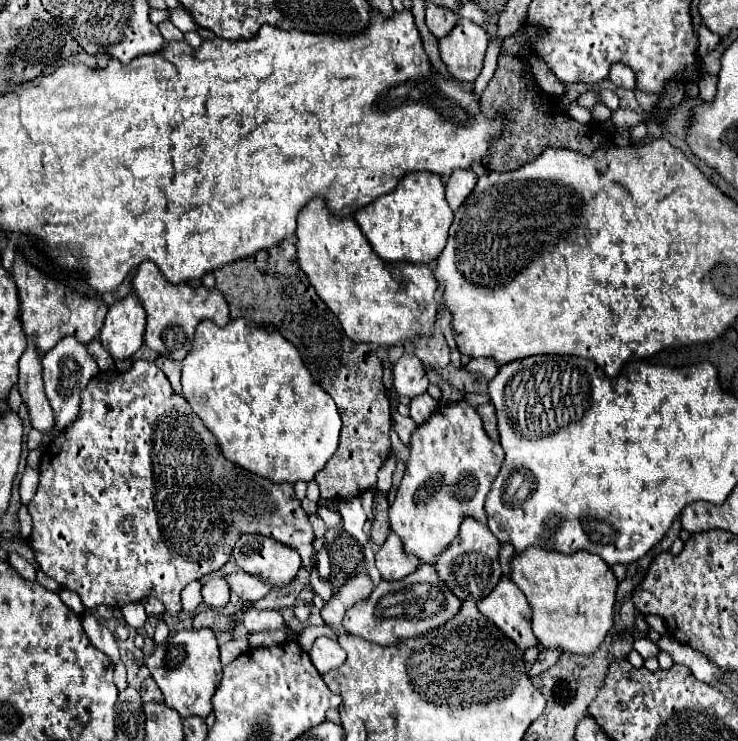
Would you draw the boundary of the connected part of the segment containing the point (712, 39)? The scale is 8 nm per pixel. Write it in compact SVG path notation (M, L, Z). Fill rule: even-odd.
M705 25L699 27L699 55L707 55L709 51L715 49L715 45L721 41L721 37L717 37L717 33L709 31Z

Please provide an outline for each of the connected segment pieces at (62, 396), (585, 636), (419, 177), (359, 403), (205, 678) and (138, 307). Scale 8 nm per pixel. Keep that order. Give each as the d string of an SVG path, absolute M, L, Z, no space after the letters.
M63 337L53 349L49 349L43 355L43 381L45 381L45 393L51 401L51 407L55 411L57 417L57 425L53 429L53 433L45 435L39 433L37 429L31 429L27 435L27 449L33 451L39 447L39 443L43 441L51 441L59 431L63 431L65 427L69 427L69 423L75 421L77 411L79 411L79 393L85 389L85 385L91 381L91 377L95 377L99 373L97 361L95 357L87 351L87 345L79 343L75 337Z
M527 547L515 553L511 559L509 579L523 591L531 605L531 629L537 641L545 649L563 649L569 653L593 655L613 627L613 603L617 591L617 579L613 577L607 563L589 551L575 551L573 555L561 555L557 551L545 551L543 547Z
M411 173L399 181L399 185L387 193L375 199L373 203L361 207L361 211L355 213L355 219L363 231L363 235L373 245L373 251L385 259L385 261L411 261L411 263L433 263L441 249L447 243L447 231L453 221L453 211L447 205L445 199L445 185L441 183L441 177L437 173Z
M285 239L271 249L257 251L251 257L225 265L225 267L213 271L213 275L217 281L215 287L225 295L225 299L229 303L231 317L233 319L245 317L247 321L251 321L255 325L279 331L287 341L291 341L299 349L303 363L311 371L313 379L331 395L331 399L339 407L339 415L343 419L339 447L333 453L333 457L327 461L327 465L315 475L315 481L321 489L321 499L339 501L339 499L345 499L351 495L359 495L367 489L373 489L377 485L377 471L391 451L391 441L387 435L391 429L391 407L389 407L389 399L385 395L385 387L381 381L383 365L381 365L377 353L373 351L373 347L367 343L355 343L345 335L339 319L319 299L319 295L307 281L307 275L301 271L299 261L297 261L297 249L295 249L293 241Z
M189 629L169 635L165 643L157 645L151 657L145 659L155 683L165 695L165 705L175 709L181 717L207 717L211 709L211 697L221 683L221 663L219 663L219 645L211 629Z
M135 293L113 303L107 311L99 341L113 359L129 359L143 345L147 315Z

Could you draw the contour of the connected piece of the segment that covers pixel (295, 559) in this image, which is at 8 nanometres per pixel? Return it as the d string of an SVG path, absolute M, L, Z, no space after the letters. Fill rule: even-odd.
M241 535L233 549L233 557L243 571L265 579L275 587L293 581L301 567L297 551L263 535Z

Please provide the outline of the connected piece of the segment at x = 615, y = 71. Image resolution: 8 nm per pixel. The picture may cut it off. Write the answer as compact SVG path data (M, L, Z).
M613 63L611 71L609 71L609 81L615 83L617 87L623 87L623 89L635 89L633 71L621 63Z

